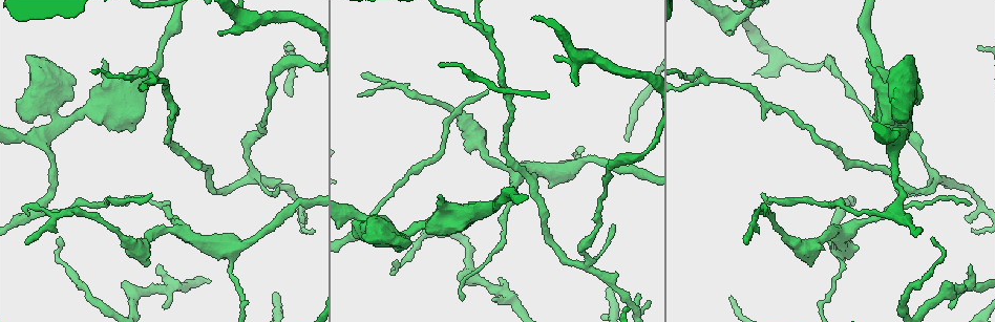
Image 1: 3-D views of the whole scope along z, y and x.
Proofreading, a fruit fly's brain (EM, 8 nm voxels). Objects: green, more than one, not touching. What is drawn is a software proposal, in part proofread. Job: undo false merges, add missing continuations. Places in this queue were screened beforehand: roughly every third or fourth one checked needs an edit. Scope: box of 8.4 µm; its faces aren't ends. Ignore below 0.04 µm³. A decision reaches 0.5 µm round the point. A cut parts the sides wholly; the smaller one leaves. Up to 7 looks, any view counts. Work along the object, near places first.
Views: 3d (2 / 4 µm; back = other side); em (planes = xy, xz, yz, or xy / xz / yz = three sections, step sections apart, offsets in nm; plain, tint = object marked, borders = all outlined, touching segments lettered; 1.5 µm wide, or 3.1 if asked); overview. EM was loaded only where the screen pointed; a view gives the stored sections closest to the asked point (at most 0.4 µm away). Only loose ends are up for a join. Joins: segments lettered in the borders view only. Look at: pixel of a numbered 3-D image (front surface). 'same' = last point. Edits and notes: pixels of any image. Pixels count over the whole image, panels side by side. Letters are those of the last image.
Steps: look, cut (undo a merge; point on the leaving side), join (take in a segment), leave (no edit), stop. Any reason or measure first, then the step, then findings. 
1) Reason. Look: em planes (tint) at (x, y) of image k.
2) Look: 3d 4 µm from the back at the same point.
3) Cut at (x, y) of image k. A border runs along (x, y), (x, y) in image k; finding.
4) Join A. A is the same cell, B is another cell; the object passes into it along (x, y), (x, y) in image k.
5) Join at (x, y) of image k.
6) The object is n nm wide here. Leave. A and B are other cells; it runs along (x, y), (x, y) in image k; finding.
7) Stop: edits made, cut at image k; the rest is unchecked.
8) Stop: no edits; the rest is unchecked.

An open end. Look: 3d 4 µm at (496, 297) of image 1.

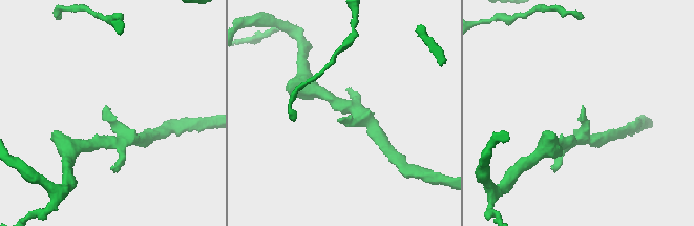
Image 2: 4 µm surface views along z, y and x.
Look: em planes (borders) at (343, 118) of image 2.

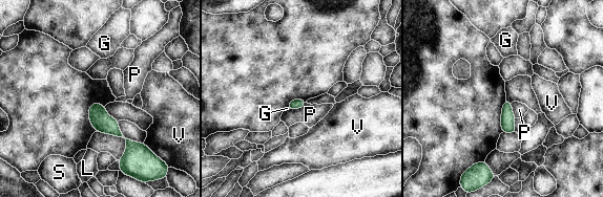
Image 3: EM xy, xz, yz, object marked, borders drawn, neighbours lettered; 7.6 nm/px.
Leave. G, L, P, S and V are other cells; none of them fits.

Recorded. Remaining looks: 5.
Long arm stops here. Look: 3d 4 µm at (397, 260) of image 1.

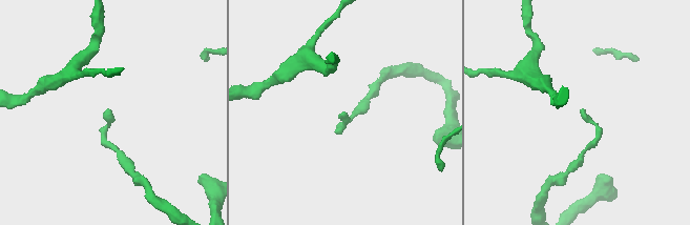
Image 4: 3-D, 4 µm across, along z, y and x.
Shape alone is not enough. Look: em xy step 8 (borders) at (106, 109) of image 4.

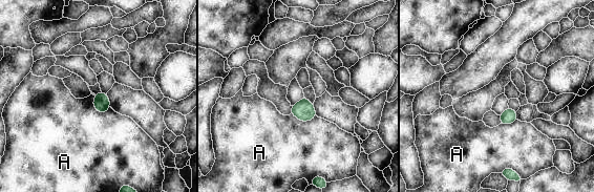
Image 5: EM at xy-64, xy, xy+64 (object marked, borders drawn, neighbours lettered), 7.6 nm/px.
Another direction. Look: em planes (borders) at the same point.

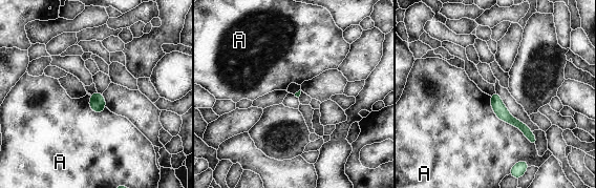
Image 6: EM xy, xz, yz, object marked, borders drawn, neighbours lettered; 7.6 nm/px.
Leave. A is another cell; it runs along (494, 96), (497, 106), (533, 141) in image 6; none of them fits.

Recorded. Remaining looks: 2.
Stop: no edits; the rest is unchecked.

